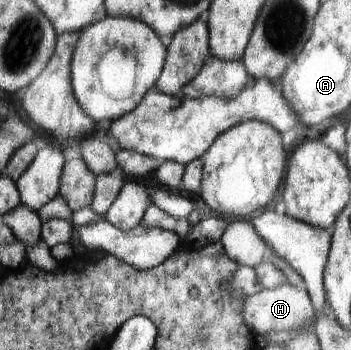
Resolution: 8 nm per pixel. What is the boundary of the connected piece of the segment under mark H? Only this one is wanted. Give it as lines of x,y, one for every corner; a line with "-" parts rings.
288,283
273,289
263,288
253,295
244,295
242,317
250,331
256,333
278,333
278,331
294,331
296,325
308,323
314,317
315,308
312,305
306,289
300,291

